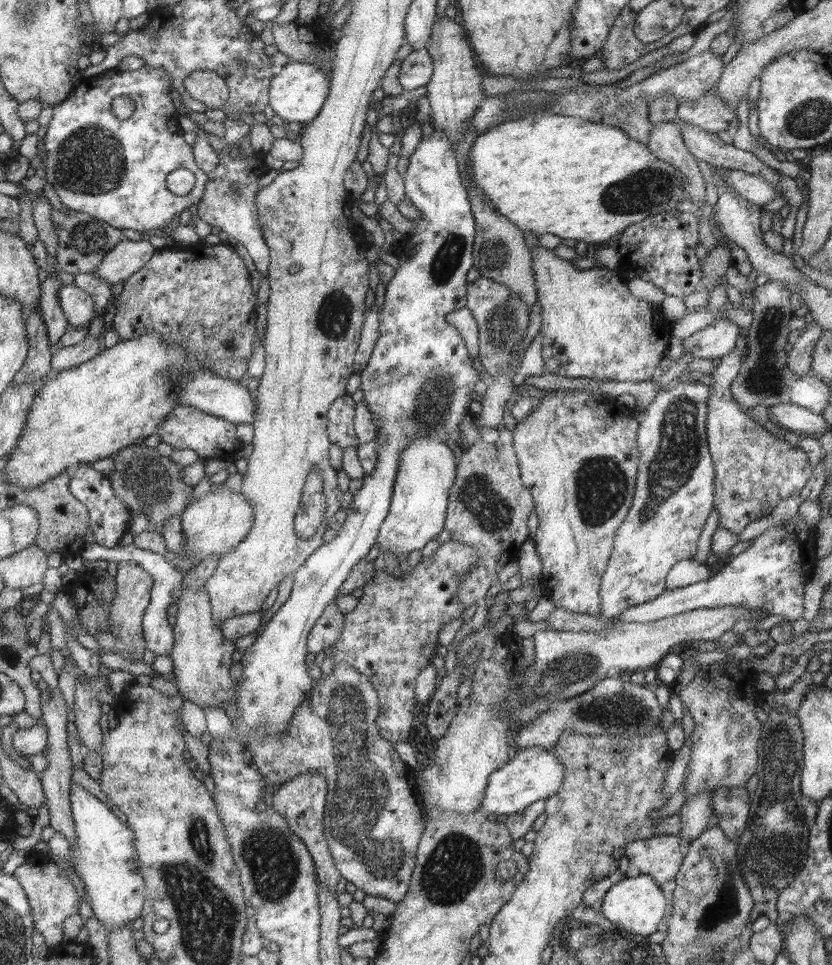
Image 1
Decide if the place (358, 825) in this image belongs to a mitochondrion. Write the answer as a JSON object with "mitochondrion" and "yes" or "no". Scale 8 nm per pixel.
{"mitochondrion":"yes"}

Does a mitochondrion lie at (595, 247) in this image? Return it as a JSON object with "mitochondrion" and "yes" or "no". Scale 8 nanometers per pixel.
{"mitochondrion":"no"}

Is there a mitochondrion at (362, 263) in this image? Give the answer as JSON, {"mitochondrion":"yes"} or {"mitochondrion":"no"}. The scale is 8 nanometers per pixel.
{"mitochondrion":"no"}

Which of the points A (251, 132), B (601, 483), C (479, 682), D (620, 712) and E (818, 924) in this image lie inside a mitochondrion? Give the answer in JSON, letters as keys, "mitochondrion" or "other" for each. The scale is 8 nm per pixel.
{"A":"other","B":"mitochondrion","C":"other","D":"mitochondrion","E":"other"}

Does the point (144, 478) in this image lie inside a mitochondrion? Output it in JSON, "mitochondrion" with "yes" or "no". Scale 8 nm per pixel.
{"mitochondrion":"yes"}

